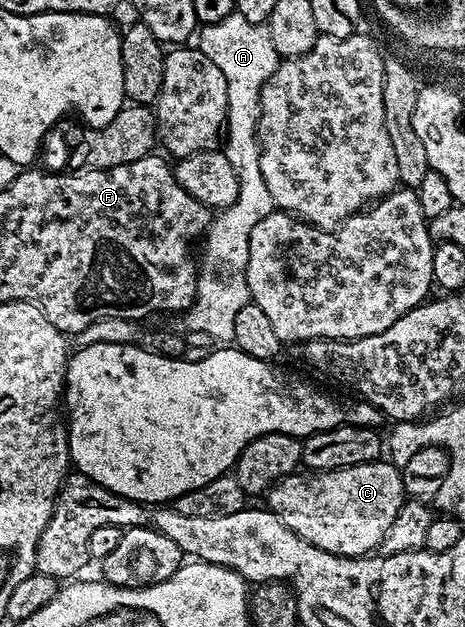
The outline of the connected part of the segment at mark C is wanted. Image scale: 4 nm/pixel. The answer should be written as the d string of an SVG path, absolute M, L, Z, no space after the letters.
M385 459L368 461L348 469L326 469L316 475L305 475L295 472L278 481L267 494L267 507L295 535L307 539L315 547L325 549L340 557L363 557L372 554L387 535L387 527L395 519L397 508L406 501L403 479L396 468L391 467Z

